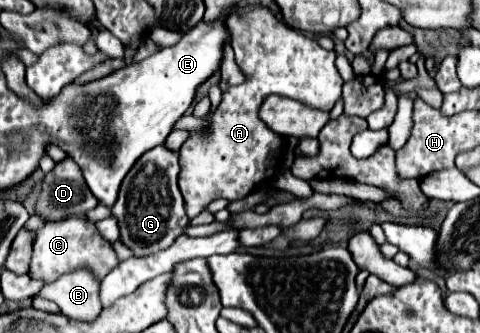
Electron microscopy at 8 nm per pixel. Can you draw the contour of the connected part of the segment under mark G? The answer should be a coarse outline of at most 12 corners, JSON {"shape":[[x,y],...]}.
{"shape":[[179,152],[143,154],[111,212],[135,256],[169,248],[189,218]]}

